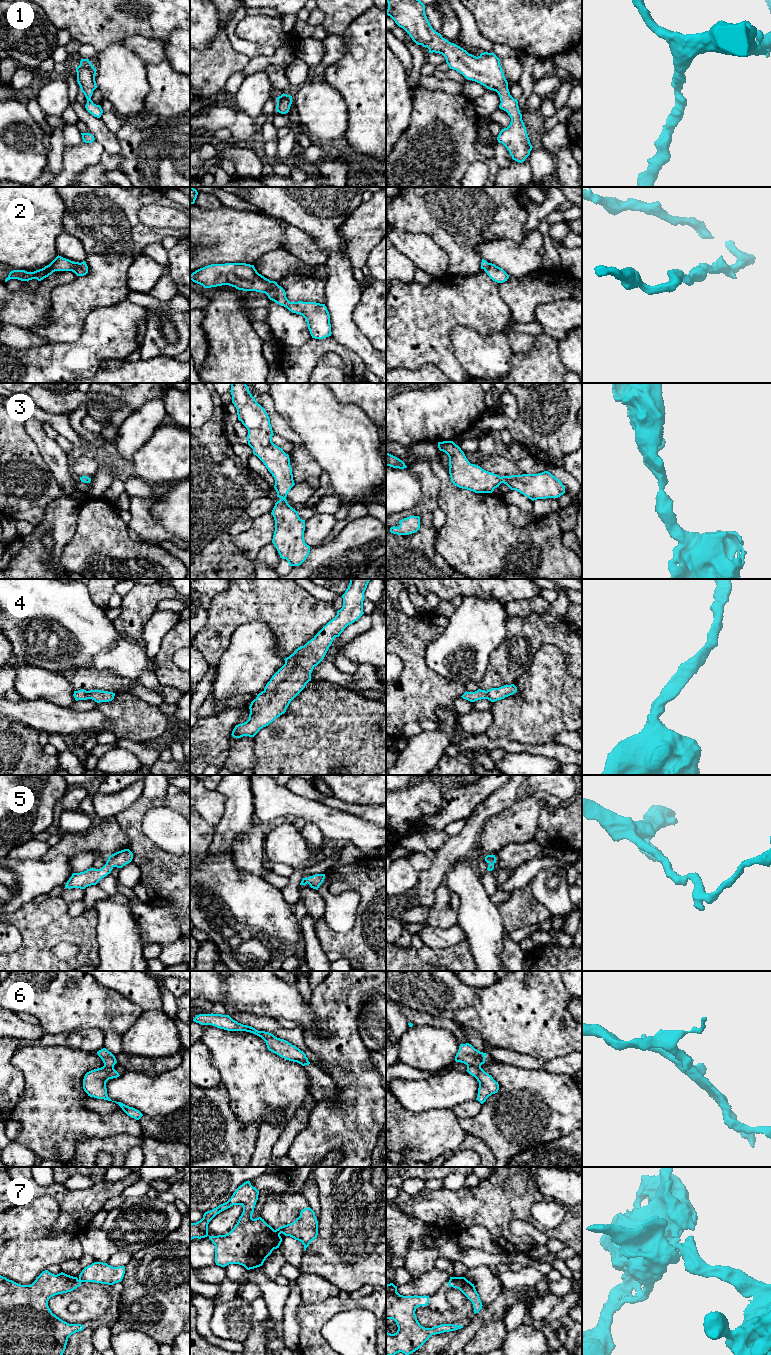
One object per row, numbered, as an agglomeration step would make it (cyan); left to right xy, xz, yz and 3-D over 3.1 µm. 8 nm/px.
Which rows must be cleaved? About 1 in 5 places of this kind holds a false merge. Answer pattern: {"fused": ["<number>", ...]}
{"fused": ["6", "7"]}

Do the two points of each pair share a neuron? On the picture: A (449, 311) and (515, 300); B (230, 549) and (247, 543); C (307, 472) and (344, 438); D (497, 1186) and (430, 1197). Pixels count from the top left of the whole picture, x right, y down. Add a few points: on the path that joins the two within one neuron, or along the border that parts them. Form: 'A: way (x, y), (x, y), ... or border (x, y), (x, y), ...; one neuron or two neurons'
A: border (497, 283), (499, 293), (506, 303), (511, 317); two neurons
B: border (250, 528), (233, 538), (237, 548); two neurons
C: border (303, 446), (322, 470); two neurons
D: way (480, 1199), (447, 1199); one neuron

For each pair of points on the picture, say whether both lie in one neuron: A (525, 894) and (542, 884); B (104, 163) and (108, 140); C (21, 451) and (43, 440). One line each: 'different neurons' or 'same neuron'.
A: different neurons
B: different neurons
C: different neurons

